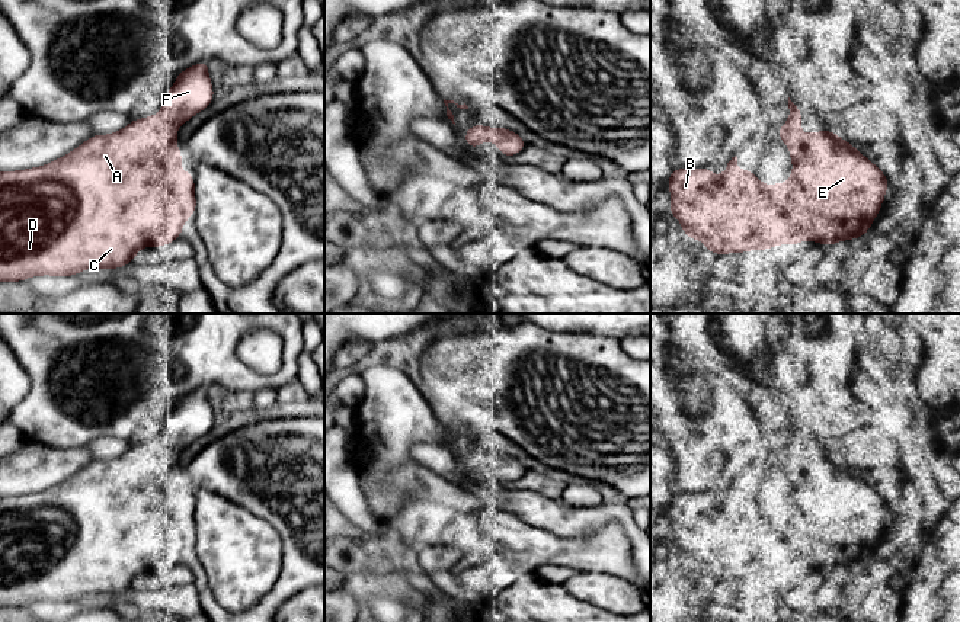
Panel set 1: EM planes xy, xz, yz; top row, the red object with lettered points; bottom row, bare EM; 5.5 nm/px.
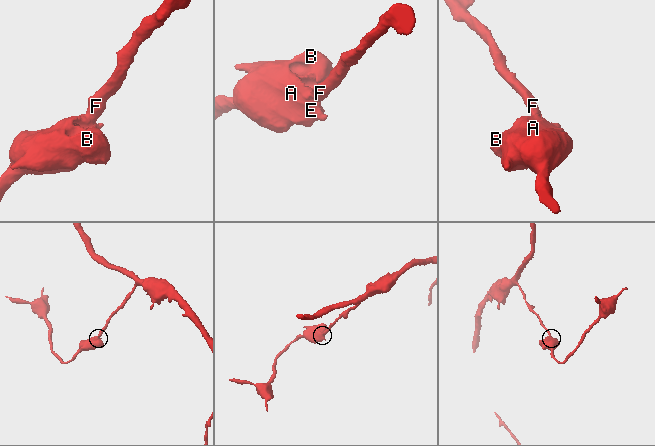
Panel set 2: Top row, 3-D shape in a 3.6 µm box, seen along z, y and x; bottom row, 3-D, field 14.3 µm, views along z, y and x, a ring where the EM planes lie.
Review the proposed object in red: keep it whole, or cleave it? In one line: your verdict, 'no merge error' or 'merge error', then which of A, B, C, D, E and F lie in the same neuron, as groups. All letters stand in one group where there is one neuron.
no merge error; A B C D E F

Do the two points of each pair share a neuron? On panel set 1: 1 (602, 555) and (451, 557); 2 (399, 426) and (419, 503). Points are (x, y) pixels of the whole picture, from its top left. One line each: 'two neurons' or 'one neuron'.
1: two neurons
2: two neurons

